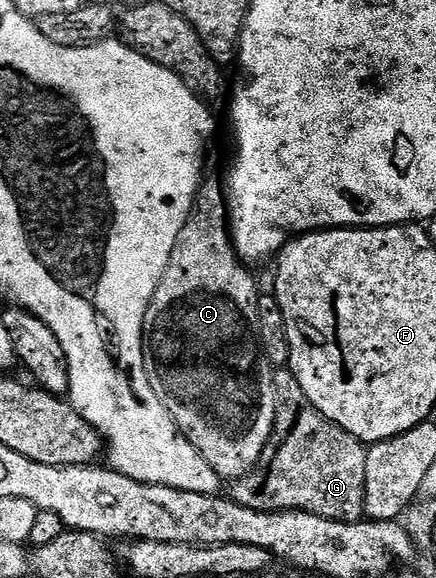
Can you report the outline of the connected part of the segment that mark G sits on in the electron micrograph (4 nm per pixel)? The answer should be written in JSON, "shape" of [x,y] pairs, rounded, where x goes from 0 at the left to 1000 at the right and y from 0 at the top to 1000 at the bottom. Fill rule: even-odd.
{"shape":[[[665,638],[628,644],[631,734],[626,751],[608,770],[589,804],[562,825],[528,837],[525,862],[544,874],[562,874],[592,884],[706,884],[739,898],[771,898],[784,905],[819,905],[837,886],[837,798],[844,775],[810,749],[782,742],[755,728],[700,687],[700,673]]]}

